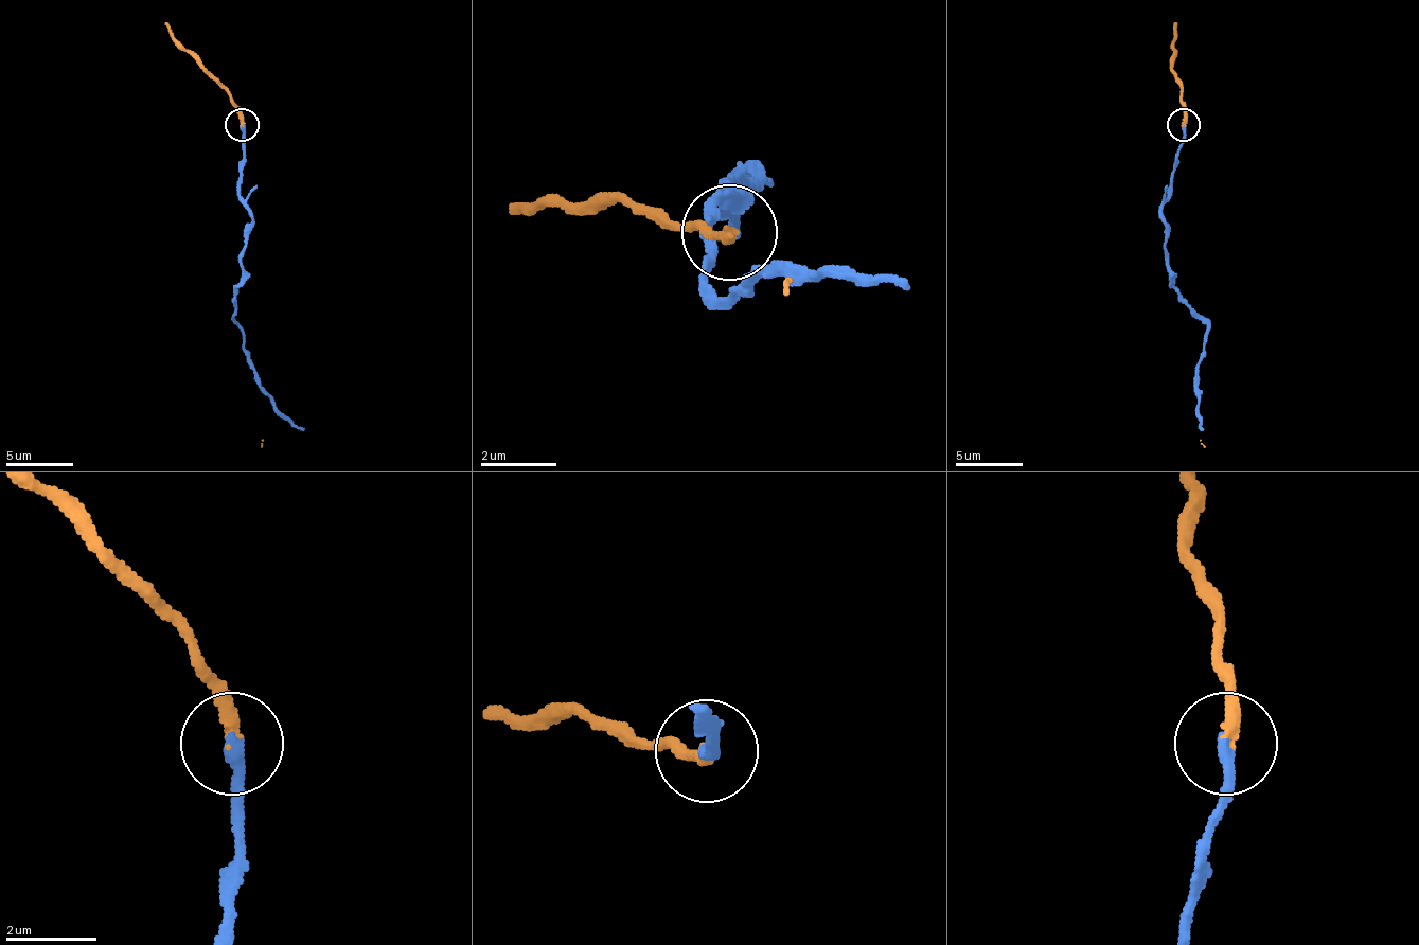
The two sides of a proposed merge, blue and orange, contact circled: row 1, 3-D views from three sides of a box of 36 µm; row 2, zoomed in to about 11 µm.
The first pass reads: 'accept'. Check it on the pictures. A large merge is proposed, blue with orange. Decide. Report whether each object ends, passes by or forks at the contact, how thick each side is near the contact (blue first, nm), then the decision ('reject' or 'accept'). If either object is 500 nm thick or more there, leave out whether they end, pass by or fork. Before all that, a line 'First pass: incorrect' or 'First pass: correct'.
First pass: incorrect
blue ends there; orange ends there; 320 nm thick on the blue side, 280 nm on the other; reject

